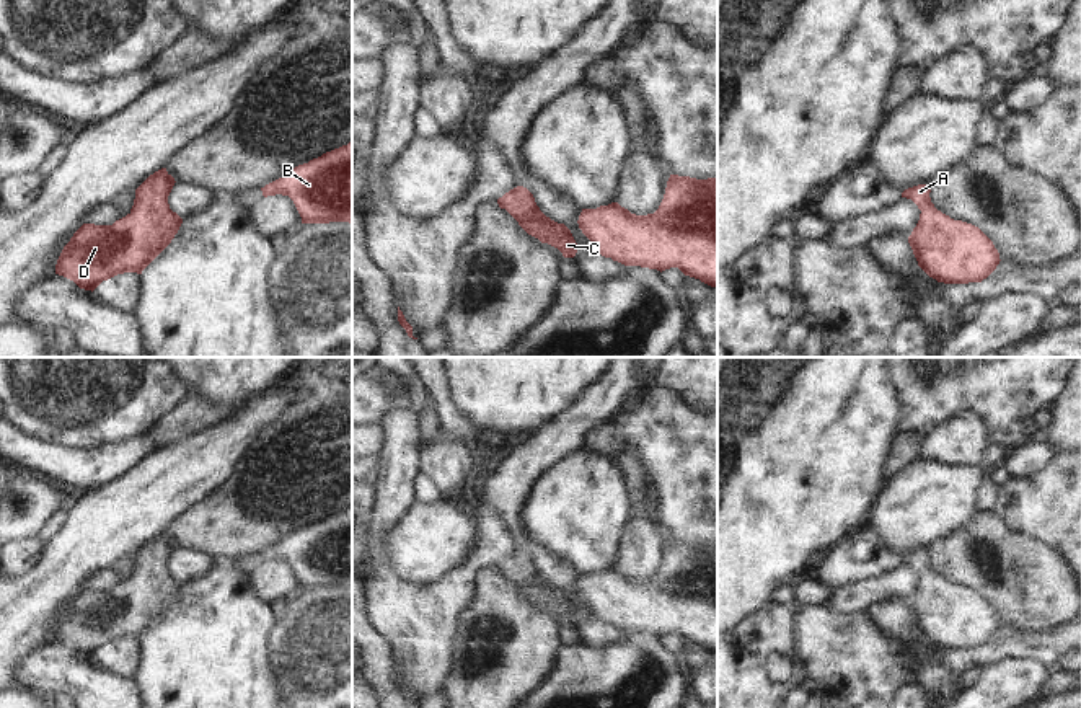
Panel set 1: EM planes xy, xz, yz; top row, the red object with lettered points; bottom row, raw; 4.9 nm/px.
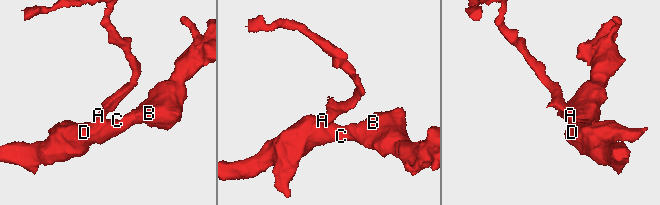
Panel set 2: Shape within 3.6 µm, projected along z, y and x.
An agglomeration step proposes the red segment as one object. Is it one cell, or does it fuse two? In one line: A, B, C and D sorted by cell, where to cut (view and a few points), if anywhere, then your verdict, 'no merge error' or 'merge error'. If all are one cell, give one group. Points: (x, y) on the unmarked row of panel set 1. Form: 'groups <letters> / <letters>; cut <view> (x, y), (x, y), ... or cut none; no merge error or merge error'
groups A B C D; cut none; no merge error

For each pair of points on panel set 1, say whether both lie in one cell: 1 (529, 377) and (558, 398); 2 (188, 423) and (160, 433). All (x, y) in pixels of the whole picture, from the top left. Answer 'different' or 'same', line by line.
1: same
2: same

